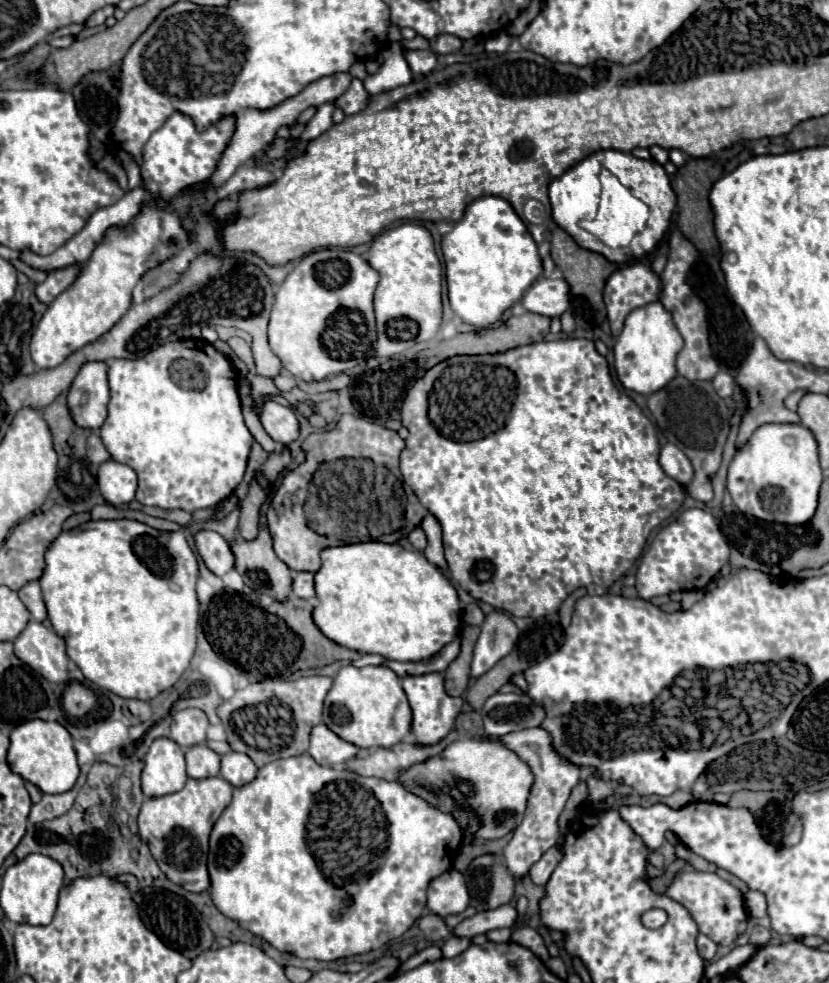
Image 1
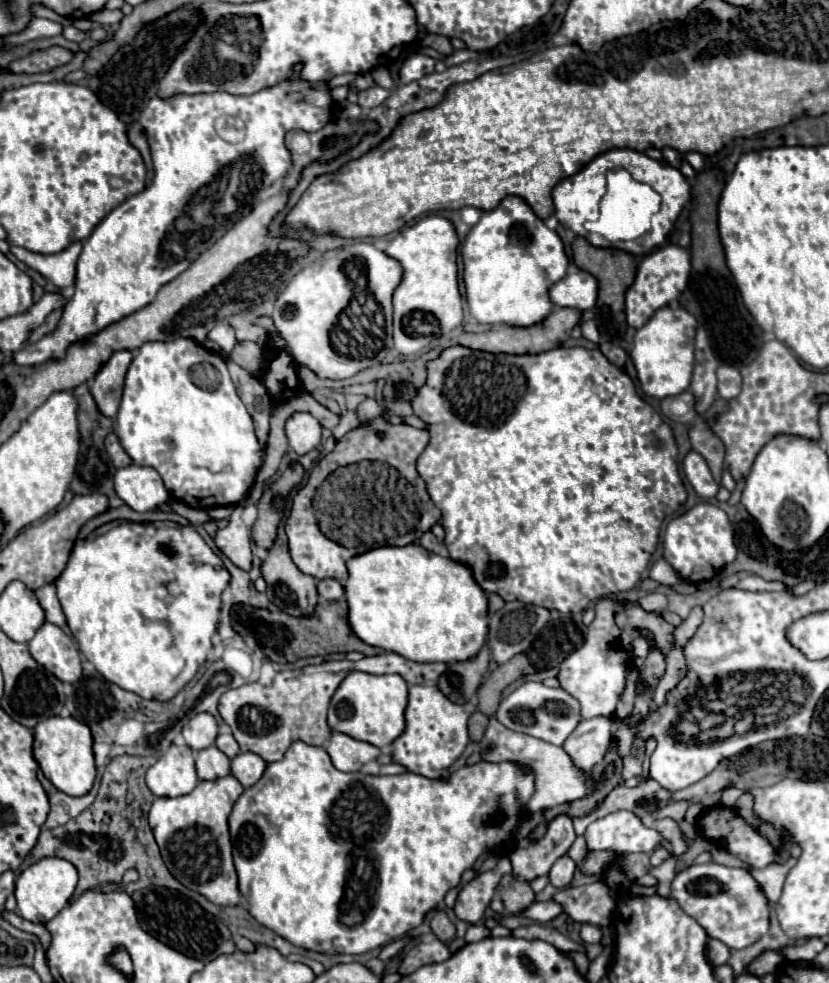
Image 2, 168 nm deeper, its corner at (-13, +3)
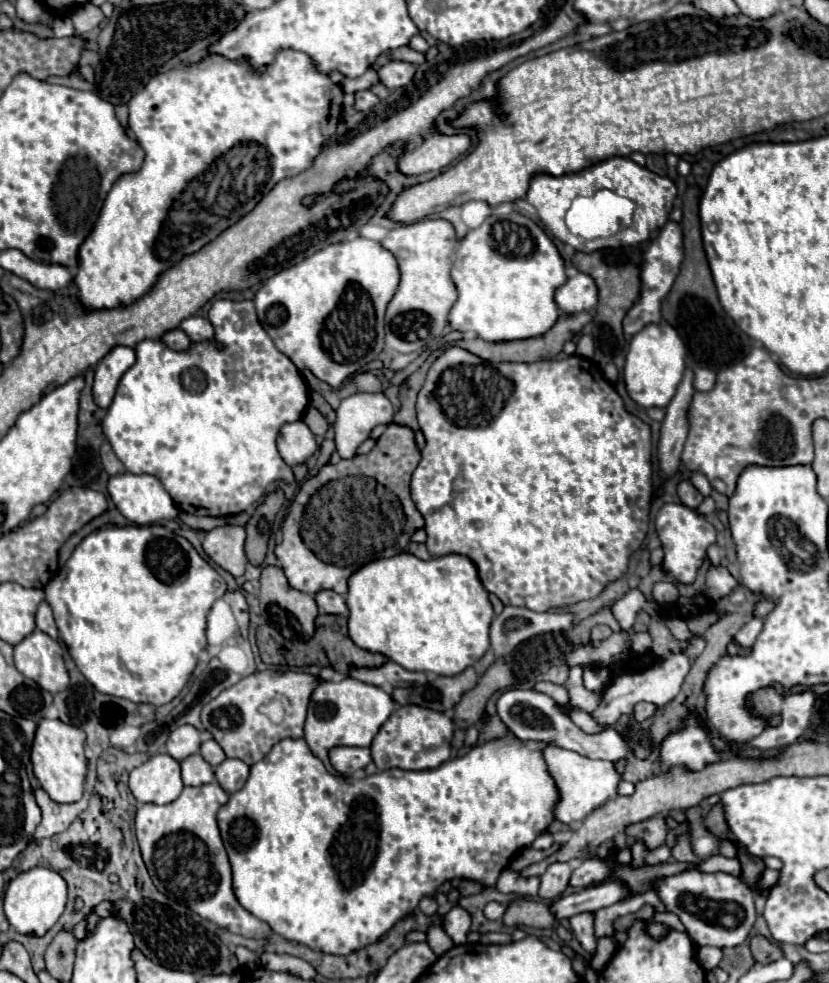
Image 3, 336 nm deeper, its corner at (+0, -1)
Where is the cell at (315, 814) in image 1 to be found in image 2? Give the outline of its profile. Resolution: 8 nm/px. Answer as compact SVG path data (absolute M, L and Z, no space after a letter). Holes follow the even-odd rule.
M293 742L285 752L283 760L267 764L261 780L239 796L229 816L233 860L235 860L237 874L241 878L241 896L249 904L249 912L257 918L257 922L271 928L279 936L287 938L295 946L323 952L323 954L365 954L417 928L429 910L443 904L447 890L459 886L461 874L469 870L485 850L495 850L495 854L499 856L507 854L513 842L513 834L521 824L521 816L525 814L523 806L533 796L533 790L535 790L533 770L517 762L479 760L473 766L467 764L451 772L447 780L429 780L425 776L411 774L411 772L405 772L401 776L369 776L363 772L341 772L331 764L325 748L309 746L305 742Z

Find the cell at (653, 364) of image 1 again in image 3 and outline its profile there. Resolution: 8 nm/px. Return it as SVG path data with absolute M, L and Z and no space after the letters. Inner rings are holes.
M648 324L638 334L634 334L624 362L624 382L630 398L644 408L666 408L676 392L676 386L682 380L684 356L684 342L676 334L676 328L672 328L670 324Z

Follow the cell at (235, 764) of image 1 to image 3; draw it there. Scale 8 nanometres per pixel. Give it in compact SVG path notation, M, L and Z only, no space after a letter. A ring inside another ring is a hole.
M226 758L220 766L216 766L216 780L228 794L234 794L248 780L248 772L250 772L250 766L244 764L242 760Z

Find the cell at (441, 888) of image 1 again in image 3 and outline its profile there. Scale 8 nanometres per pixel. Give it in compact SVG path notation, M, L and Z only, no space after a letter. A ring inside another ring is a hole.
M460 904L452 906L452 910L444 916L444 930L446 934L454 940L454 944L466 944L466 936L470 932L470 924L472 924L472 916L466 908L462 908Z

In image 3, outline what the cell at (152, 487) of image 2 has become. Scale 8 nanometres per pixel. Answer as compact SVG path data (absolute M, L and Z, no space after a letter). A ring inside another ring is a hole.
M116 474L108 480L108 494L122 516L136 524L152 524L178 516L172 498L160 480L150 474Z

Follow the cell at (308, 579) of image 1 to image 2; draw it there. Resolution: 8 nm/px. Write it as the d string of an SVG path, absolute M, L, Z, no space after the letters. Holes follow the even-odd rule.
M325 578L317 584L317 590L319 590L319 596L325 598L325 600L339 600L343 594L345 594L345 588L339 580L335 578Z

